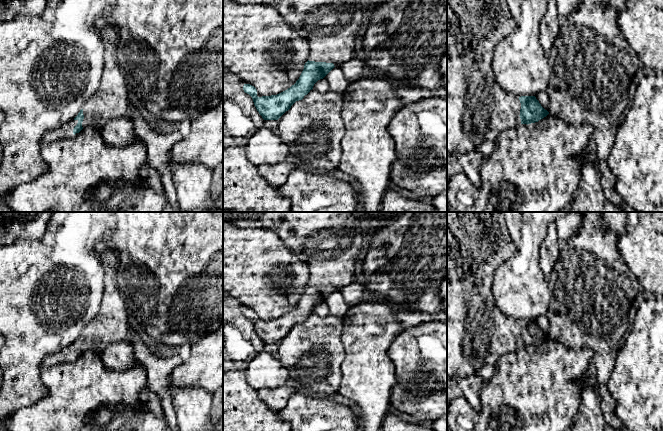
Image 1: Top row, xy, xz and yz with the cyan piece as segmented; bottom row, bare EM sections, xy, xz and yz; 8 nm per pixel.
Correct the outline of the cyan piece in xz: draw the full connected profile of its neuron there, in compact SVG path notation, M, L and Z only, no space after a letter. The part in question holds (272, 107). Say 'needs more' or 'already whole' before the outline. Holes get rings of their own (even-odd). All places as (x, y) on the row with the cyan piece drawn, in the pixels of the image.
needs more | M234 0L238 3L264 3L277 9L286 22L301 37L307 40L310 48L308 61L294 85L287 90L271 96L257 96L257 90L250 84L244 84L243 90L249 94L264 120L278 120L291 106L302 100L314 84L323 79L335 66L341 65L359 51L360 37L363 31L363 16L386 0Z

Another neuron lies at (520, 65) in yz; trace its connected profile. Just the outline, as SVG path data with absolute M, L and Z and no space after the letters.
M506 0L511 18L515 21L514 30L504 37L496 46L492 61L492 69L497 83L507 93L517 97L536 96L548 88L550 81L550 67L548 55L540 44L540 24L547 12L550 0Z

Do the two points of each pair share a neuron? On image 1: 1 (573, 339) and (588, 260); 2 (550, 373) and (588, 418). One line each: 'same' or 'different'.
1: same
2: different

